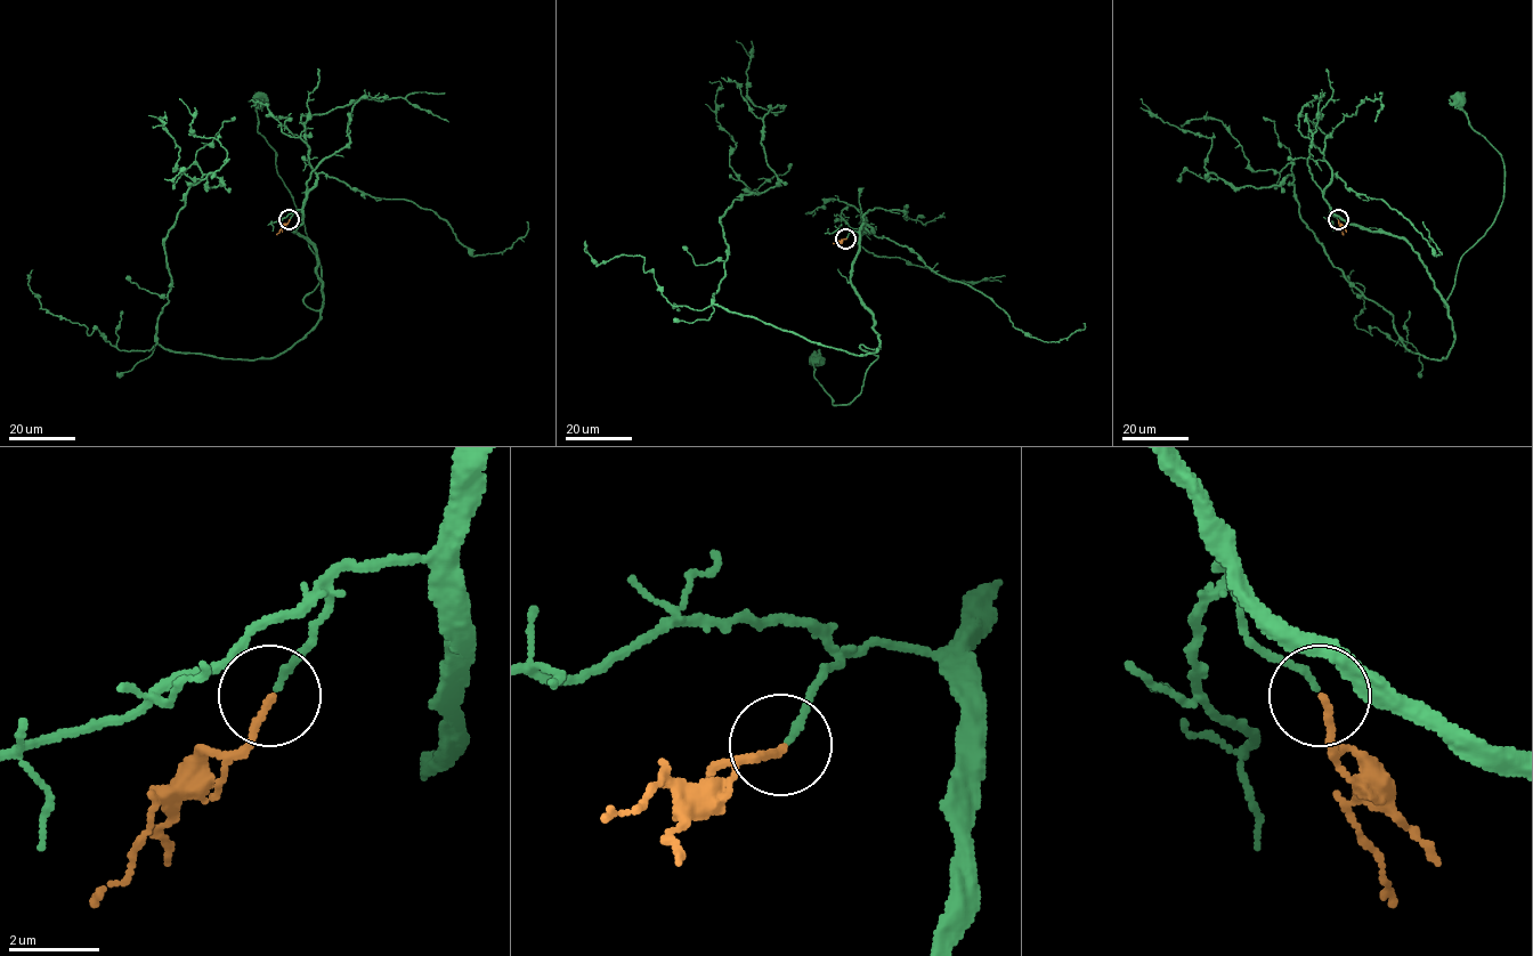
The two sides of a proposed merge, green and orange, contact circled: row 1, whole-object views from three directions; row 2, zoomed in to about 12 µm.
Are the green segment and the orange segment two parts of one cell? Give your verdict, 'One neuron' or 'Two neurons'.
One neuron

